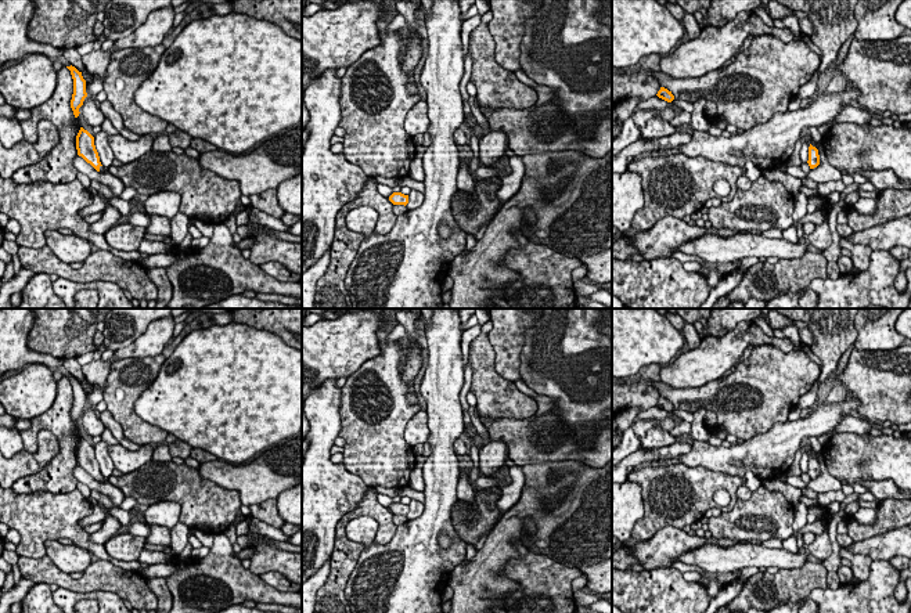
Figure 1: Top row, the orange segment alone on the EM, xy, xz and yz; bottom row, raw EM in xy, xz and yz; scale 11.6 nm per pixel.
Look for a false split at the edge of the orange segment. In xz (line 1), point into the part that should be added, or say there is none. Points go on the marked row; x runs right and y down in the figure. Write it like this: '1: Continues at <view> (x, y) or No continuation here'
1: No continuation here

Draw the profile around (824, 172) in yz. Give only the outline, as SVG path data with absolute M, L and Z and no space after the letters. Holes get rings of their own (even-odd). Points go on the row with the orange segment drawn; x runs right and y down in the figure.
M821 144L818 147L818 155L820 165L814 169L810 169L807 177L818 184L832 180L842 180L840 172L828 162L825 151Z

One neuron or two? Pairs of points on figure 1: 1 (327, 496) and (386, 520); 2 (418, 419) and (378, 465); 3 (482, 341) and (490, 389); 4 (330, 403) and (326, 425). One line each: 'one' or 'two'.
1: two
2: two
3: one
4: one

